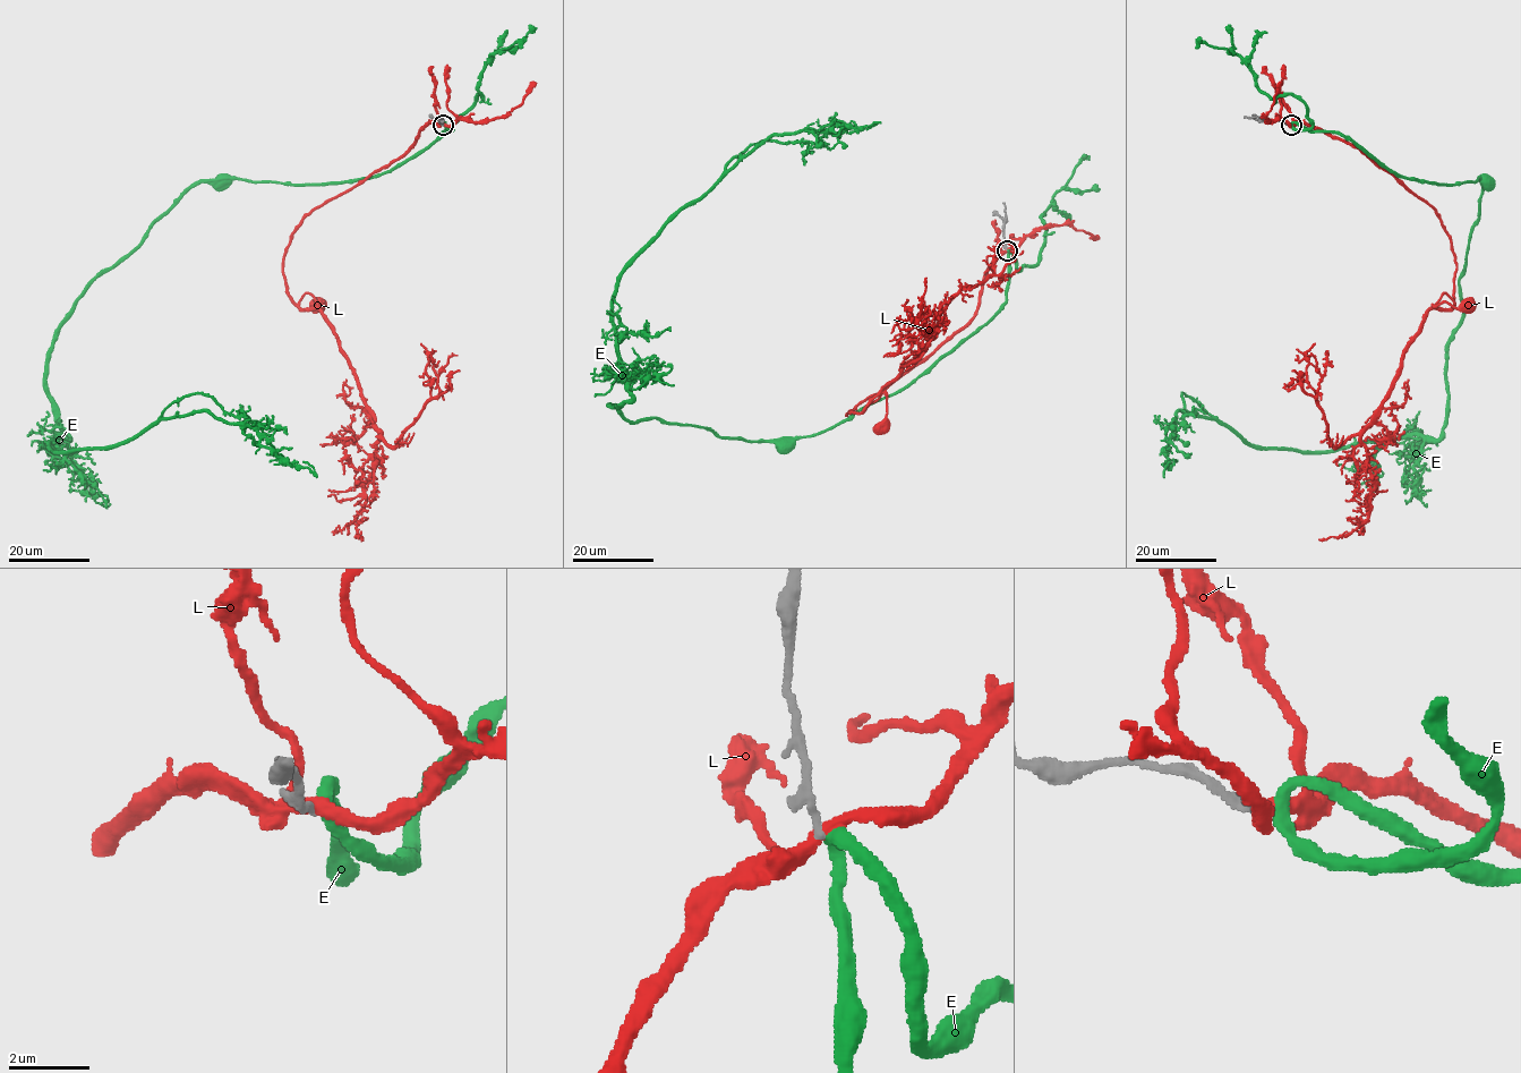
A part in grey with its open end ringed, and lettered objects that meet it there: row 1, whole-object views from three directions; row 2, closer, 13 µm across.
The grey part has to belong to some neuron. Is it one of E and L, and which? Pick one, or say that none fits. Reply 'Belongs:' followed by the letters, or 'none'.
Belongs: none

